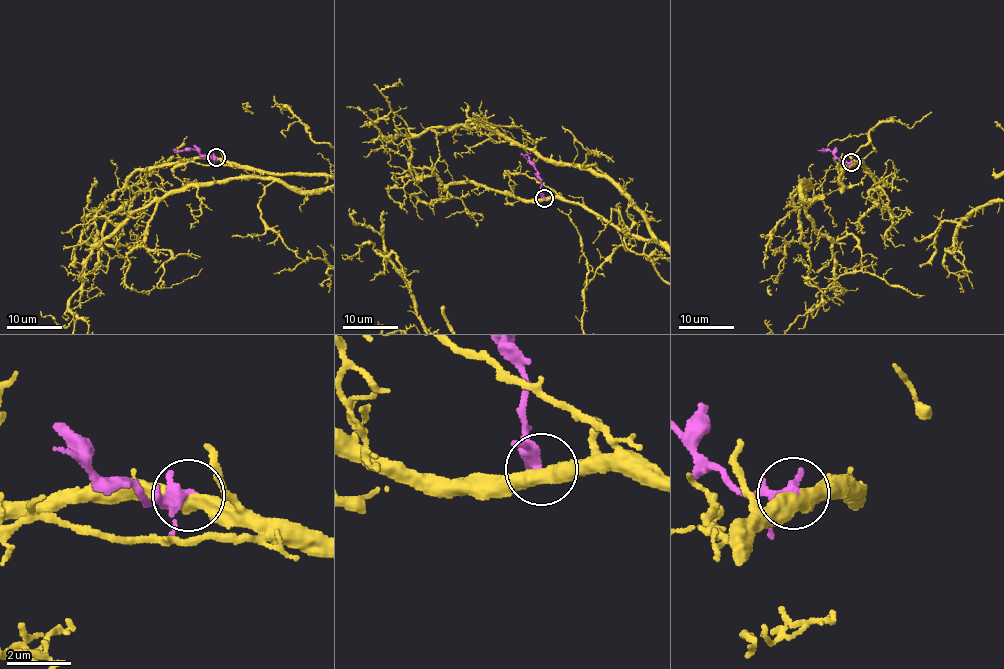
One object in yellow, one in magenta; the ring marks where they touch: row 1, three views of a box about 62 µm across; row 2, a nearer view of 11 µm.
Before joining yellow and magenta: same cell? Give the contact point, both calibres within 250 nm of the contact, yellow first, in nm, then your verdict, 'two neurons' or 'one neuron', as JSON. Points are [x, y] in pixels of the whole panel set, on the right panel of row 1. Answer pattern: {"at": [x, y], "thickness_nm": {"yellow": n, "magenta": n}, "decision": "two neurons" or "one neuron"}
{"at": [851, 162], "thickness_nm": {"yellow": 460, "magenta": 320}, "decision": "two neurons"}

